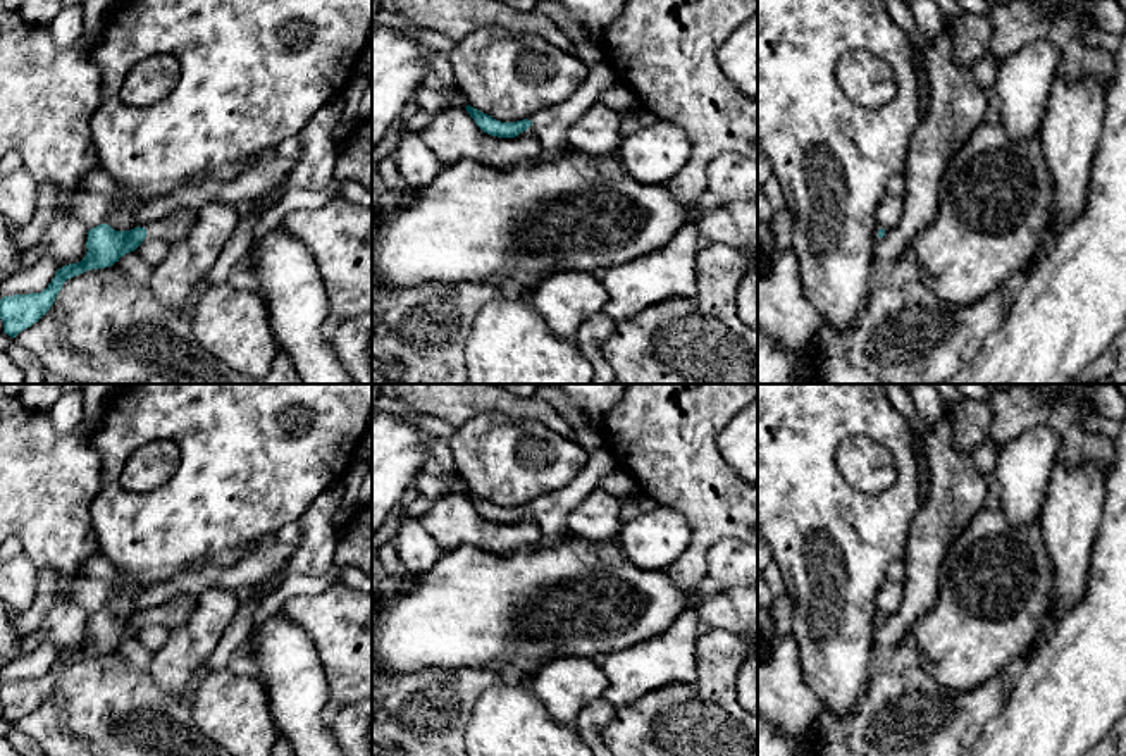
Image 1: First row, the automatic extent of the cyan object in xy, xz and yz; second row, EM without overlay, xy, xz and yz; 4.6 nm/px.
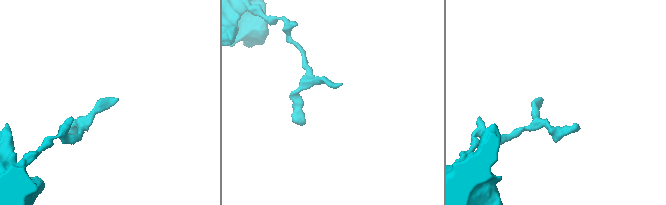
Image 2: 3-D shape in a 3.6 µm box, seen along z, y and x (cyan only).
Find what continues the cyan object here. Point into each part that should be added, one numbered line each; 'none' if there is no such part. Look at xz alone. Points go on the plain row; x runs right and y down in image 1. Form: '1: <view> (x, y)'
1: xz (551, 510)

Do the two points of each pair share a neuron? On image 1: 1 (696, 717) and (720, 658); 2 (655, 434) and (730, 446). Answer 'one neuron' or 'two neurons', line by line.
1: one neuron
2: two neurons

